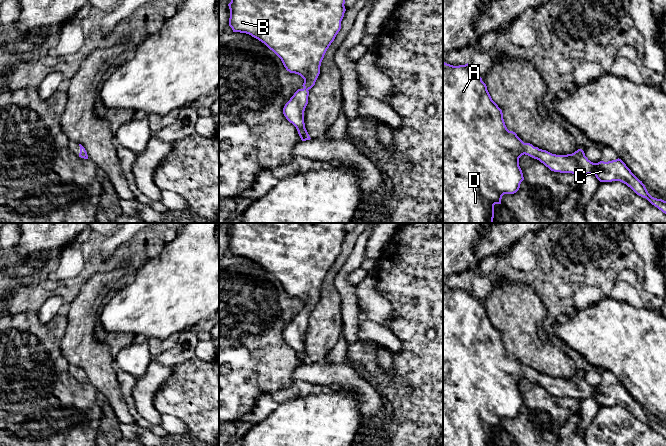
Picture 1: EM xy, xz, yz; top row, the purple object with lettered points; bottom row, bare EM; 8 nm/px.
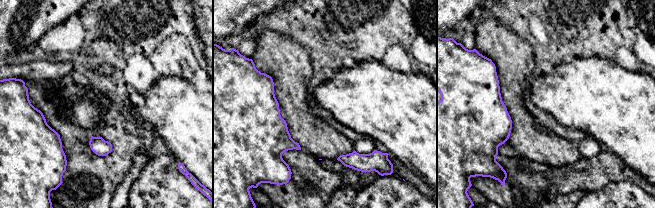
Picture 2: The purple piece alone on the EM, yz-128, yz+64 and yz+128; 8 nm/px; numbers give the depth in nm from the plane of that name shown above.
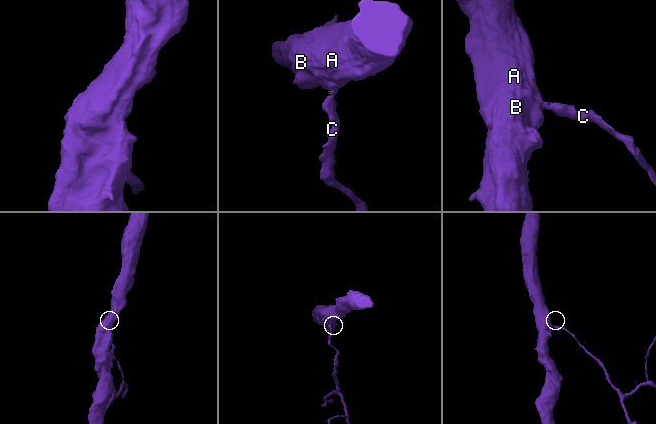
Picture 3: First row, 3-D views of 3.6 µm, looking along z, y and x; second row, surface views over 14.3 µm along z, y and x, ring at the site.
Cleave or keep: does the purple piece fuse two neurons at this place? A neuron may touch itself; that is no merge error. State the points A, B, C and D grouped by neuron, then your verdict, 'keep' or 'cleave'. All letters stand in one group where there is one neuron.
groups A B C D; keep

